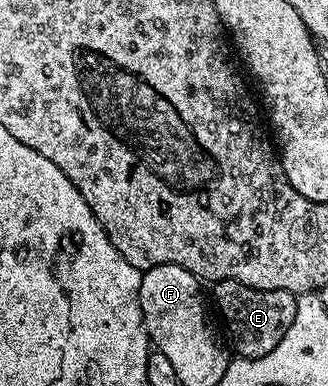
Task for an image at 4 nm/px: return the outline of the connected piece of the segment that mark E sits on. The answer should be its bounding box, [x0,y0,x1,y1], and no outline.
[213,280,298,356]

